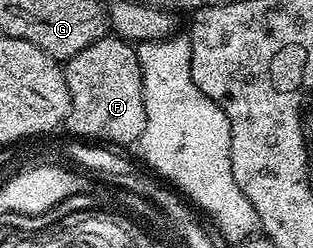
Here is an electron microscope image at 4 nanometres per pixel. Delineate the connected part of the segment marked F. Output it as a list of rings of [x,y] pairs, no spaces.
[[[118,35],[105,36],[69,58],[63,74],[69,95],[73,95],[76,102],[70,122],[79,139],[94,139],[115,147],[134,146],[138,142],[145,131],[145,103],[139,54],[132,42]]]

